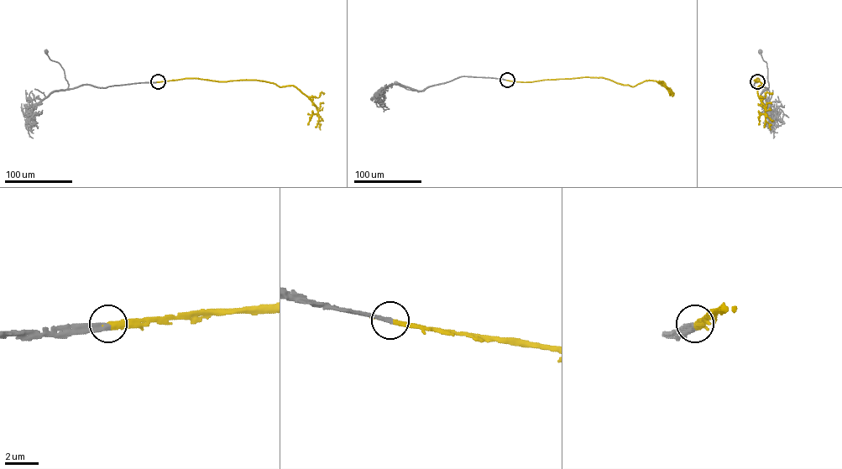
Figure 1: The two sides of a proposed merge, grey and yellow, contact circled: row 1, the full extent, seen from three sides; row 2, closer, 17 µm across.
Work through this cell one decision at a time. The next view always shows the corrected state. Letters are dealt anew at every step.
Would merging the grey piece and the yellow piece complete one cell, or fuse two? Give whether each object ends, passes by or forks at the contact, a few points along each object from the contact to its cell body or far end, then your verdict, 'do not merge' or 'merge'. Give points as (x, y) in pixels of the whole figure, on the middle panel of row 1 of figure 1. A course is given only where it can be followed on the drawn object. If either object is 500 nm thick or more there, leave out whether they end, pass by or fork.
grey ends | yellow ends | grey via (507, 80), (462, 76), (418, 91), (396, 83) | yellow via (507, 80), (530, 82), (604, 77), (634, 86), (645, 81), (656, 80), (667, 88), (657, 81) | merge

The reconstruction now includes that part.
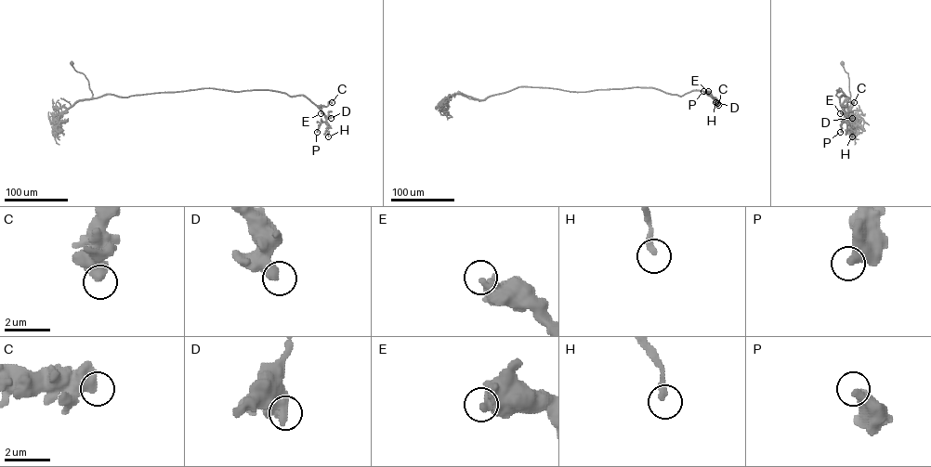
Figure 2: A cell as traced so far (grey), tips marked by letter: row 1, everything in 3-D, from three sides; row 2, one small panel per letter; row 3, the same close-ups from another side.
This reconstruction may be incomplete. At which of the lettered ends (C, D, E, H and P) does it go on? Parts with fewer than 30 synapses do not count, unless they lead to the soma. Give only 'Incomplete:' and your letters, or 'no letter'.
Incomplete: no letter

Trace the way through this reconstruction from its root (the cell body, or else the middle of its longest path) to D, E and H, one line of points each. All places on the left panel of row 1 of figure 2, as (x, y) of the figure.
D: (72, 63), (87, 80), (92, 98), (203, 88), (269, 90), (303, 95), (331, 118)
E: (72, 63), (87, 80), (92, 98), (203, 88), (269, 90), (303, 95), (325, 116), (321, 113)
H: (72, 63), (87, 80), (92, 98), (207, 88), (303, 95), (324, 114), (328, 136)

